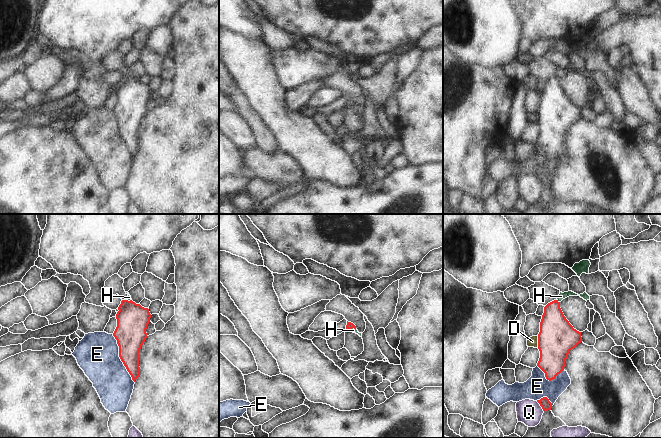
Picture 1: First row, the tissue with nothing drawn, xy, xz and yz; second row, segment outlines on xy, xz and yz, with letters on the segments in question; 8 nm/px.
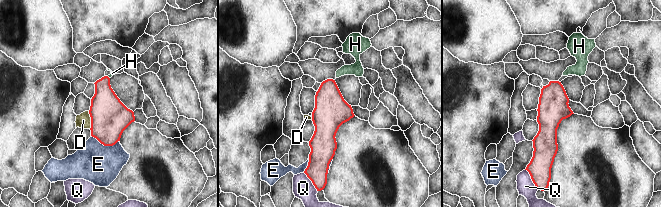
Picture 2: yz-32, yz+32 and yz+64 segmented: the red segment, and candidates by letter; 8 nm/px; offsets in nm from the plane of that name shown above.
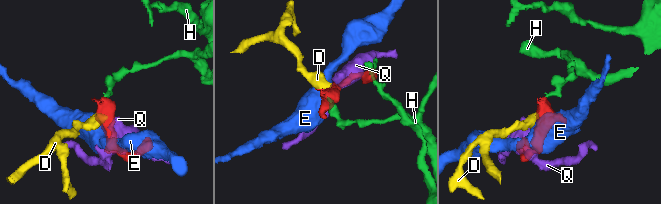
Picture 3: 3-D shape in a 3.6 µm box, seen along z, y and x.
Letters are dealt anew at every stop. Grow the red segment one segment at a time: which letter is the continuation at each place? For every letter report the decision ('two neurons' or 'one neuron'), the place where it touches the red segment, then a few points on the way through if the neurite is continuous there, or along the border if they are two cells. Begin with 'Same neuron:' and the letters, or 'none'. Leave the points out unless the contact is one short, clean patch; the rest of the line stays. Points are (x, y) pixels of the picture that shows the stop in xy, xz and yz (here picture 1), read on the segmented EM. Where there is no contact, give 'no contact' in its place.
Same neuron: none
D: two neurons | yz (538, 342) | along yz (537, 336), (538, 347)
E: two neurons | xy (120, 358)
H: two neurons | yz (557, 301) | along yz (557, 299), (559, 302)
Q: two neurons | yz (540, 405)

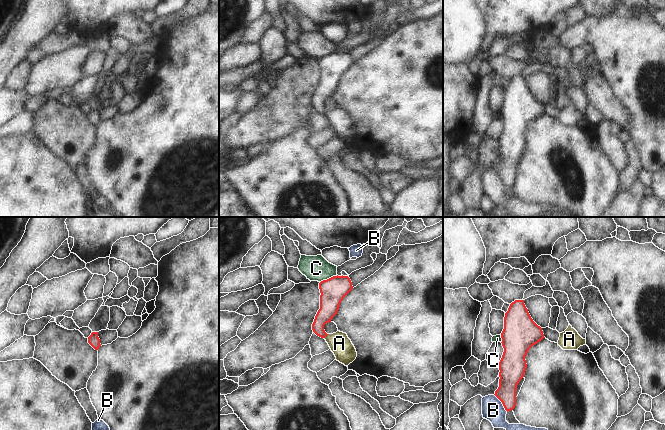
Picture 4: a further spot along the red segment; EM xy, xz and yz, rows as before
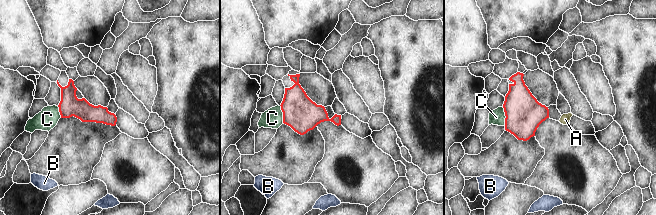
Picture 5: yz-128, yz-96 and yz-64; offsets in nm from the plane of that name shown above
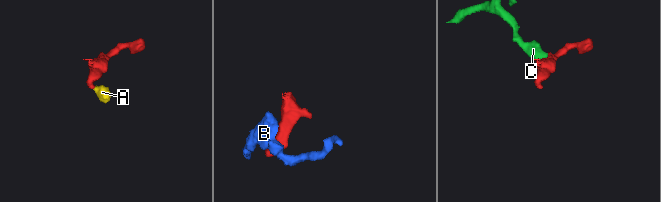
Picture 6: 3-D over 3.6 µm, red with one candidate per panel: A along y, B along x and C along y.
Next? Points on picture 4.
Same neuron: A
A: one neuron | xz (326, 335) | across xz (329, 304), (321, 318), (326, 335), (339, 343)
B: two neurons | yz (502, 403)
C: two neurons | xz (329, 278) | along xz (337, 275), (323, 279), (320, 282)

